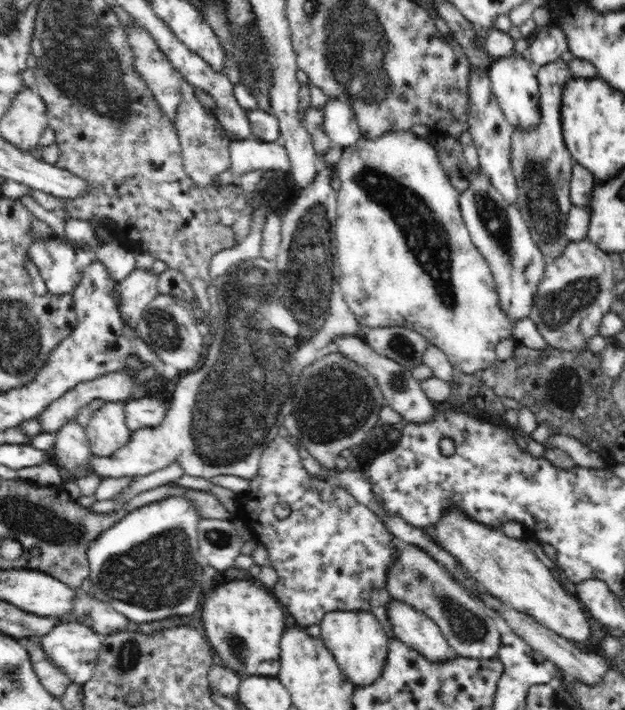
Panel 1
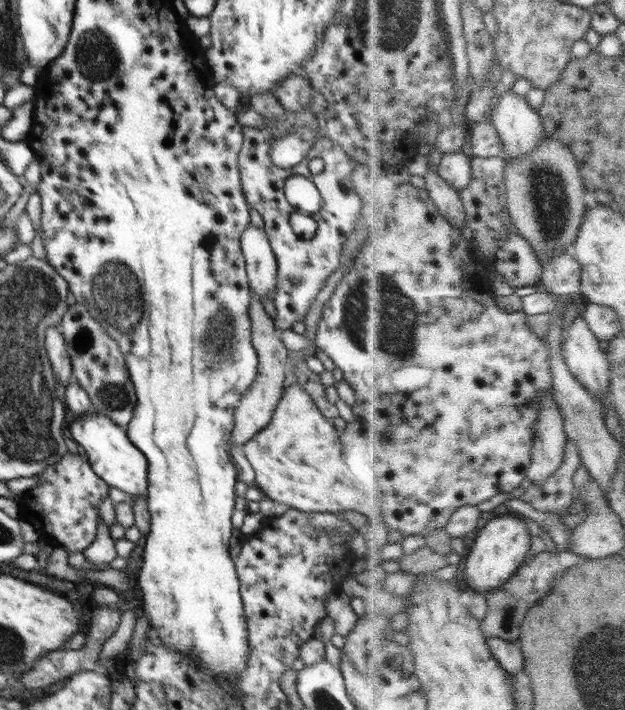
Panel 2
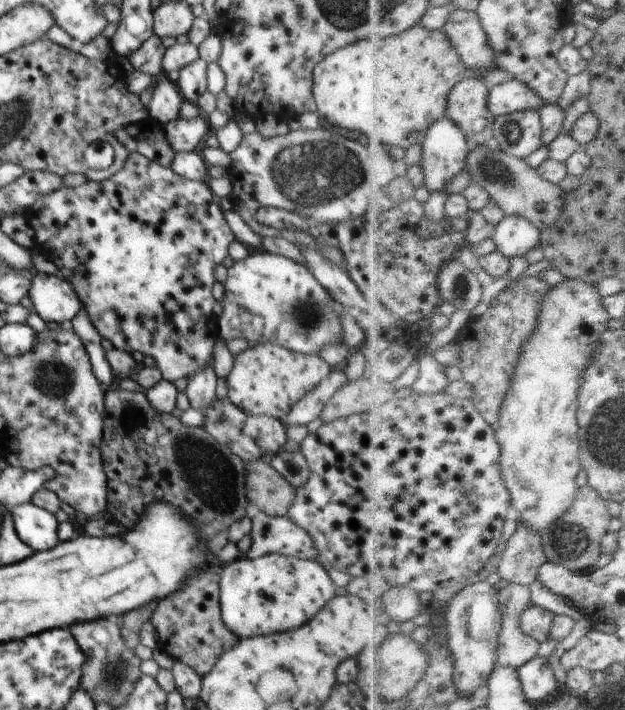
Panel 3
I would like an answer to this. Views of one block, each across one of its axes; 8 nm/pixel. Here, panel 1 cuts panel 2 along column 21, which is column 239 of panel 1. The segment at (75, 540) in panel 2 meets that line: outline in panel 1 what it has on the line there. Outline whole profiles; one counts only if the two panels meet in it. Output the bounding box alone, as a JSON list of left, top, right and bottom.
[233,434,397,626]

